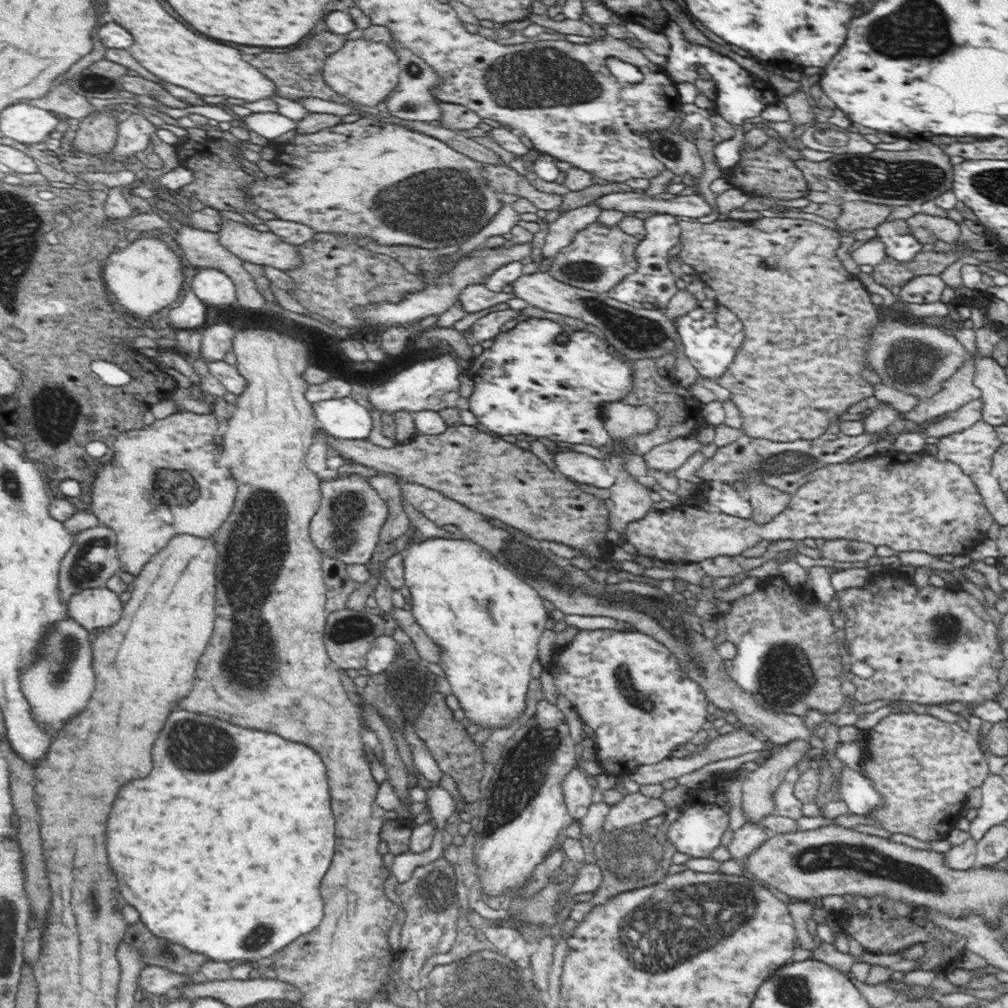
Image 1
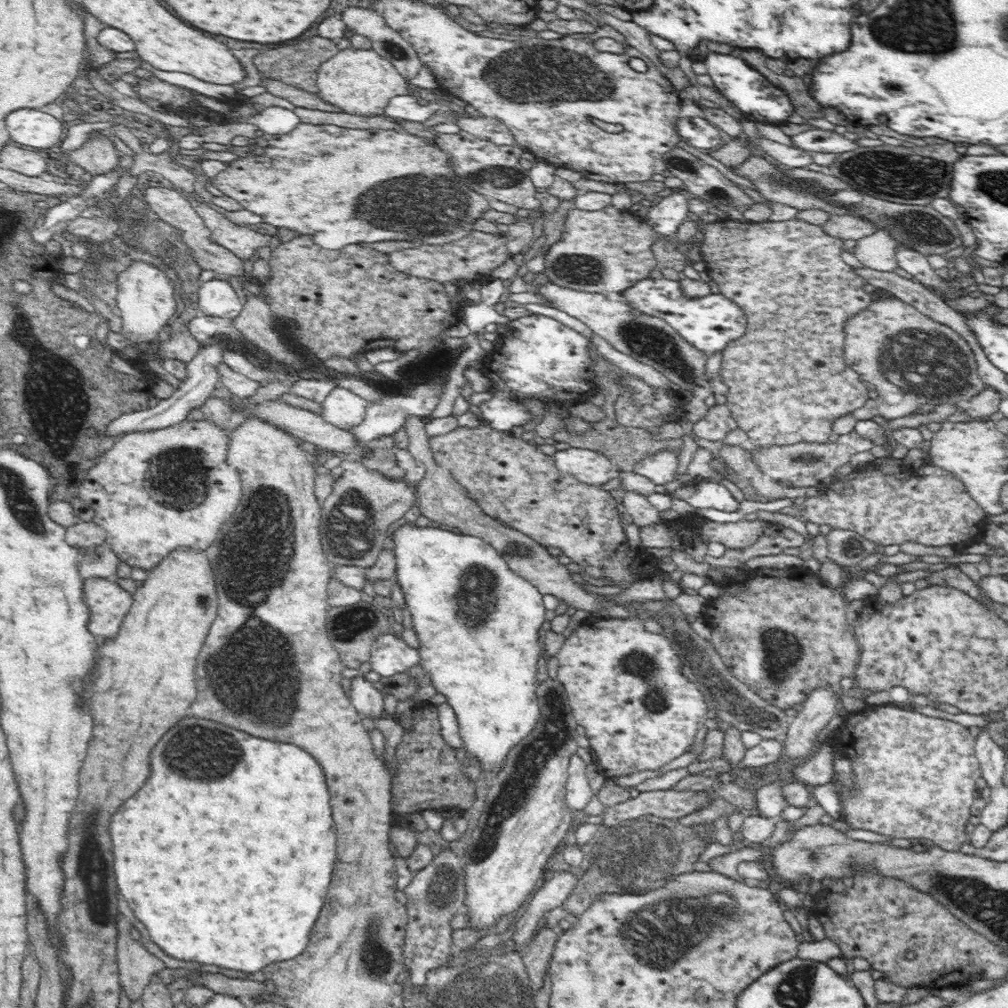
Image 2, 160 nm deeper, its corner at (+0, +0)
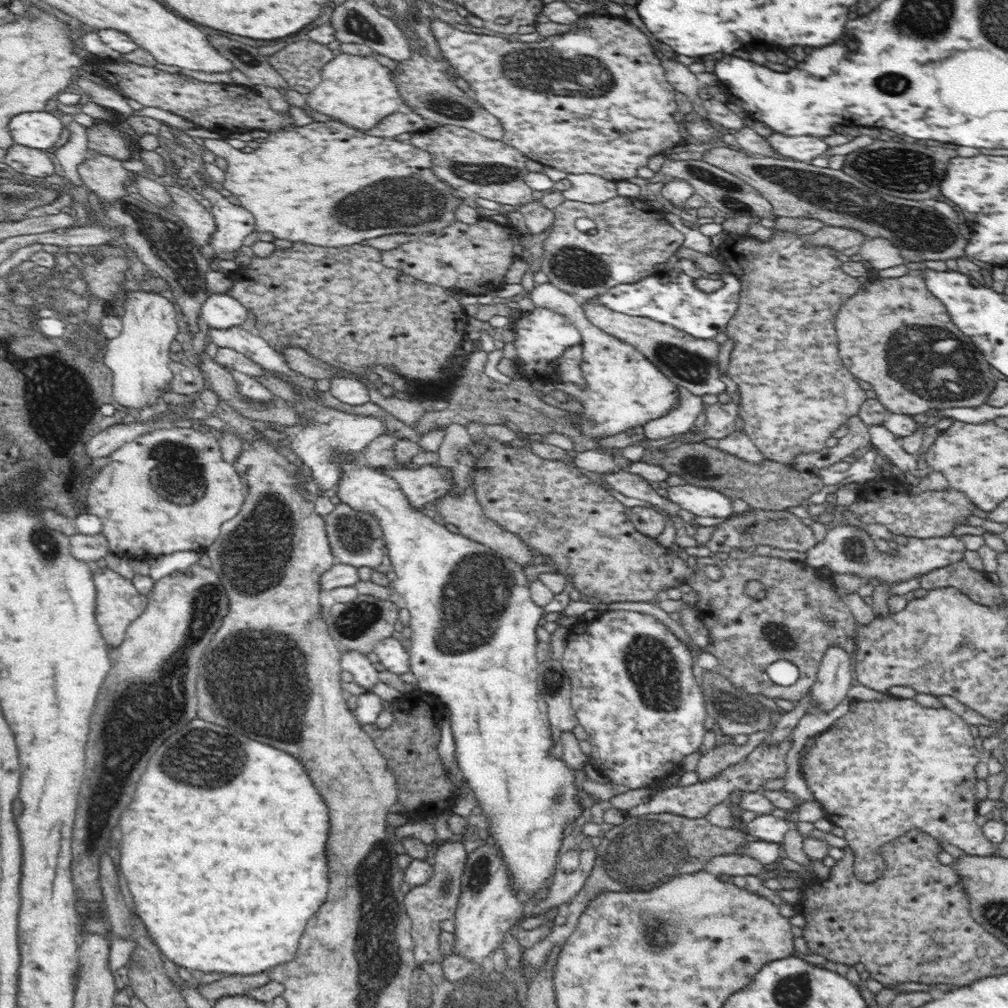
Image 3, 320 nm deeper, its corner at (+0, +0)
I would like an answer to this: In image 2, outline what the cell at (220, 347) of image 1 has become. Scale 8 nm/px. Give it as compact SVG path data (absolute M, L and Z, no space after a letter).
M212 342L212 344L202 345L198 354L193 360L188 362L186 369L188 377L180 383L180 386L175 389L174 394L168 398L159 400L155 407L148 407L146 410L129 412L112 420L108 424L107 432L110 436L120 438L124 434L130 432L146 432L146 430L160 430L160 428L168 428L186 420L186 416L194 410L200 408L212 394L212 390L217 389L220 385L220 374L217 372L217 367L223 364L223 352L226 350L220 346L220 342Z

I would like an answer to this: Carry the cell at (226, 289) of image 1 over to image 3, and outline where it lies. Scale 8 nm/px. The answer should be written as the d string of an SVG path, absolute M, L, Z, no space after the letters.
M224 293L210 294L202 304L201 315L209 328L224 330L246 323L250 312L238 300Z

